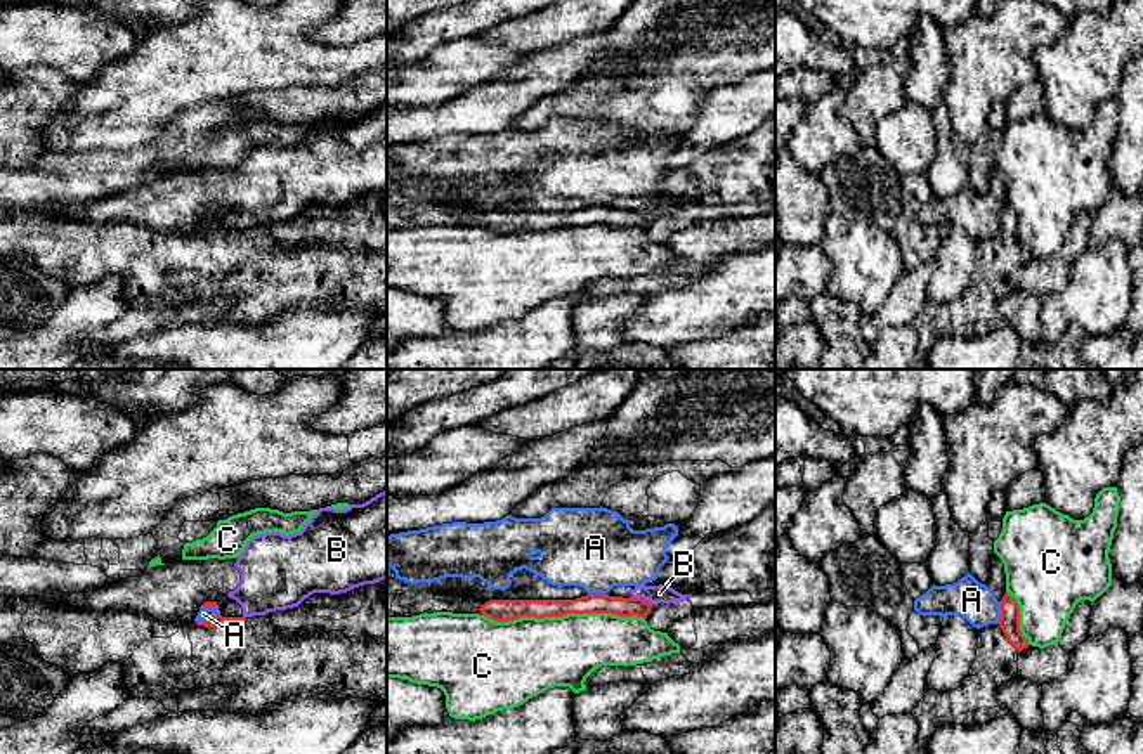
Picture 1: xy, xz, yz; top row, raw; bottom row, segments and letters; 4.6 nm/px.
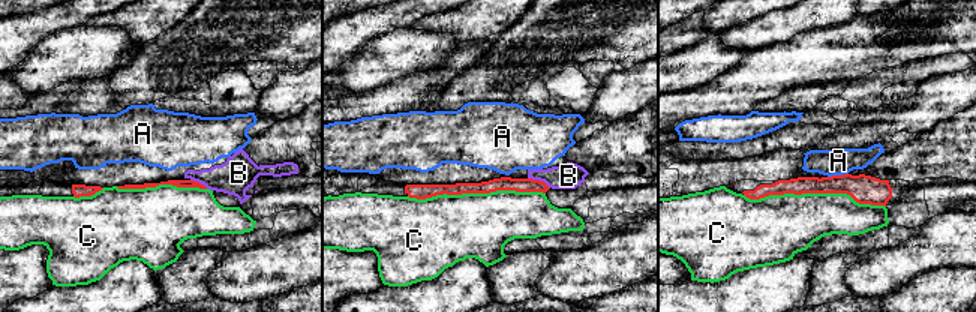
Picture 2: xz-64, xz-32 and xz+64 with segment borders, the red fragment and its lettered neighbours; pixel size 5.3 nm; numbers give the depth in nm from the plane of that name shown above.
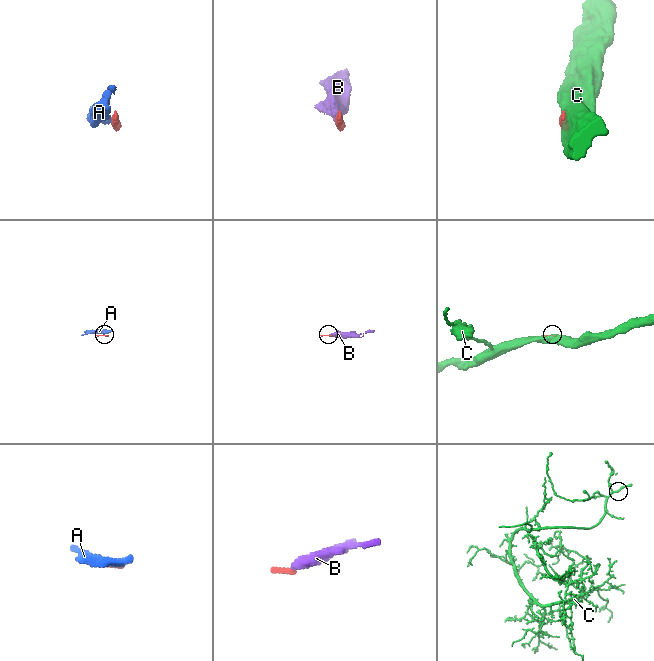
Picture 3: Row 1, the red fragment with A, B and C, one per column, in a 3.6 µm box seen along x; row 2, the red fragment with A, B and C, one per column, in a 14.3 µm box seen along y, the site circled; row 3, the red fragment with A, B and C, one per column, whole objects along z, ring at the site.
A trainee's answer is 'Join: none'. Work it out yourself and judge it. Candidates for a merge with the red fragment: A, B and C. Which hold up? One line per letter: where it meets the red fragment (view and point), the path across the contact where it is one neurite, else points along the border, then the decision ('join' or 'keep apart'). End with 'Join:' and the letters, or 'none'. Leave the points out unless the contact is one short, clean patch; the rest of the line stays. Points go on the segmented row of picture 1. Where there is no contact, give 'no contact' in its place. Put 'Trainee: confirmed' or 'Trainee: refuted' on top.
Trainee: confirmed
A: meets red in xy at (207, 619); keep apart
B: meets red in xz at (642, 598); border along xz (632, 595), (647, 598), (653, 604); keep apart
C: meets red in xz at (564, 614); keep apart
Join: none

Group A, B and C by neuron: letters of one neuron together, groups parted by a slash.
A B / C

